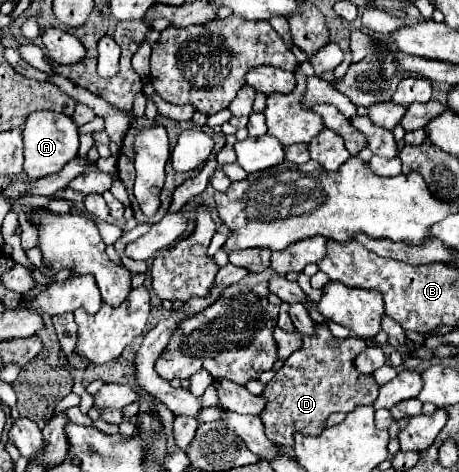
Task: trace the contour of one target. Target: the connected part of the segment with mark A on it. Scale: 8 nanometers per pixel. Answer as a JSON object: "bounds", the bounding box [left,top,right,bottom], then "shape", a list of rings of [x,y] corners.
{"bounds":[23,110,79,180],"shape":[[[41,110],[29,114],[23,126],[23,142],[25,142],[25,174],[31,180],[39,180],[49,174],[57,174],[67,162],[71,162],[77,156],[79,130],[69,116]]]}

